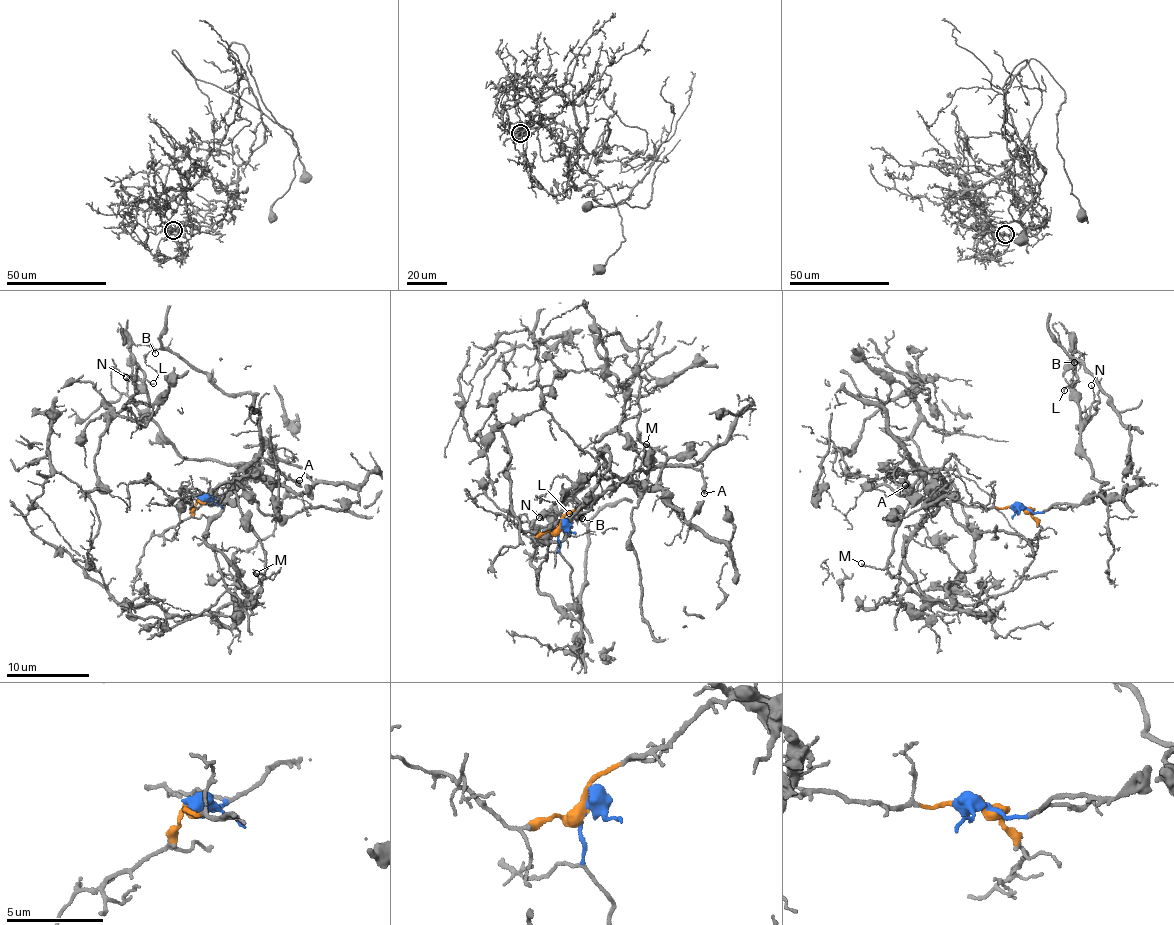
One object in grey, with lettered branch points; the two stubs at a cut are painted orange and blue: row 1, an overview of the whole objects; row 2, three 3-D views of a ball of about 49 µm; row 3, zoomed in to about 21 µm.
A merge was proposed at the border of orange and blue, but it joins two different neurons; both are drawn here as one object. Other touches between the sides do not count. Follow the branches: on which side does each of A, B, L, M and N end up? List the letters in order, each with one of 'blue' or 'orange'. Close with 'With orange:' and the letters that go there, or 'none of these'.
A: orange
B: blue
L: blue
M: orange
N: blue
With orange: A, M

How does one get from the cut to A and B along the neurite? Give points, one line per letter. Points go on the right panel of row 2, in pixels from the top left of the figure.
A: (1021, 507), (981, 509), (940, 502), (926, 476), (906, 455), (894, 473), (897, 484), (905, 485)
B: (1021, 507), (1044, 513), (1103, 494), (1106, 483), (1094, 478), (1082, 443), (1071, 352), (1079, 353), (1075, 363)

